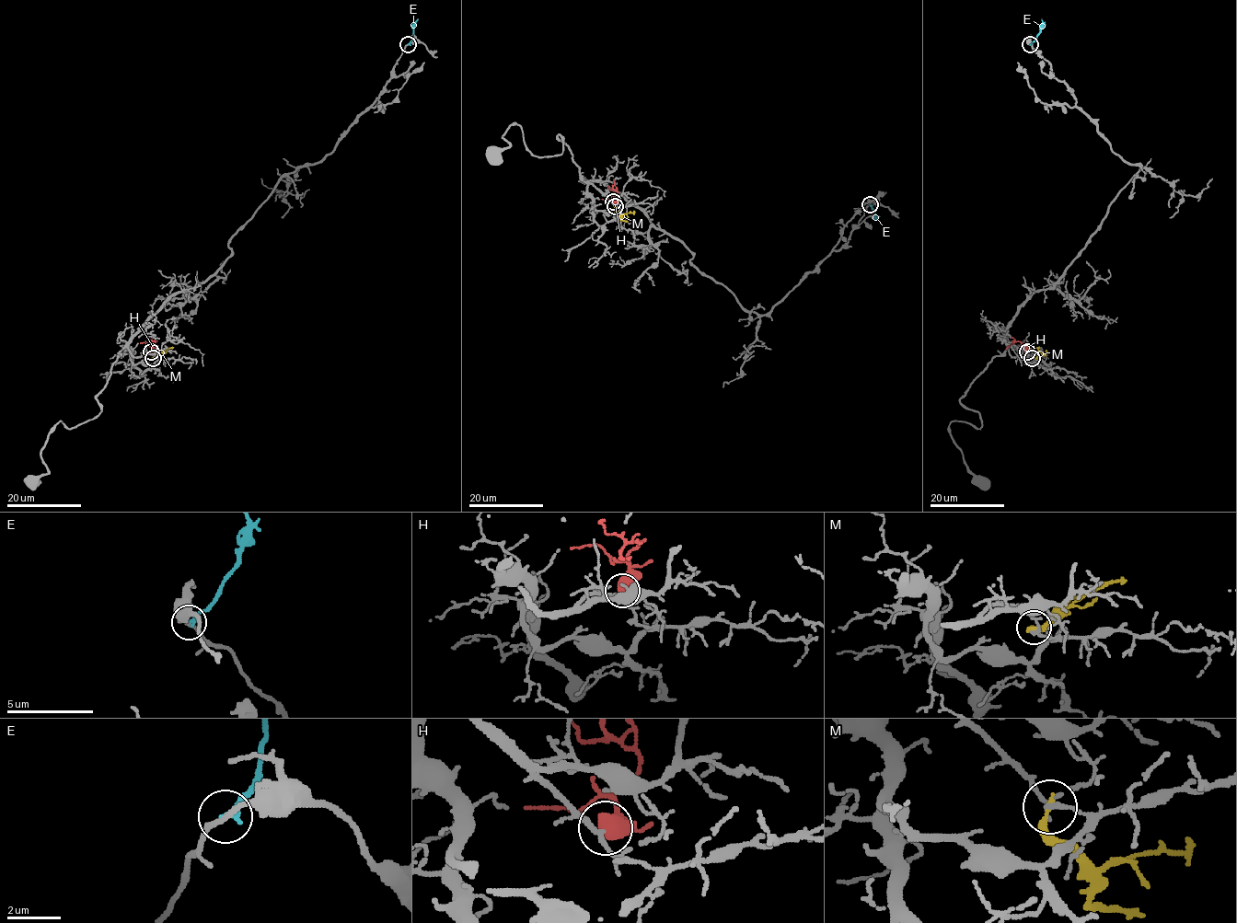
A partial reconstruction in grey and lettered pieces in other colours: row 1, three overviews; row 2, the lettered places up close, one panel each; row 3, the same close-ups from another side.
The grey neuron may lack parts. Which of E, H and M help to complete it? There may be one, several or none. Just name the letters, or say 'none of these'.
H

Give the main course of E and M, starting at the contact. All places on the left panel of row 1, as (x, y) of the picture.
E: (408, 44), (418, 18)
M: (154, 357), (173, 348)

